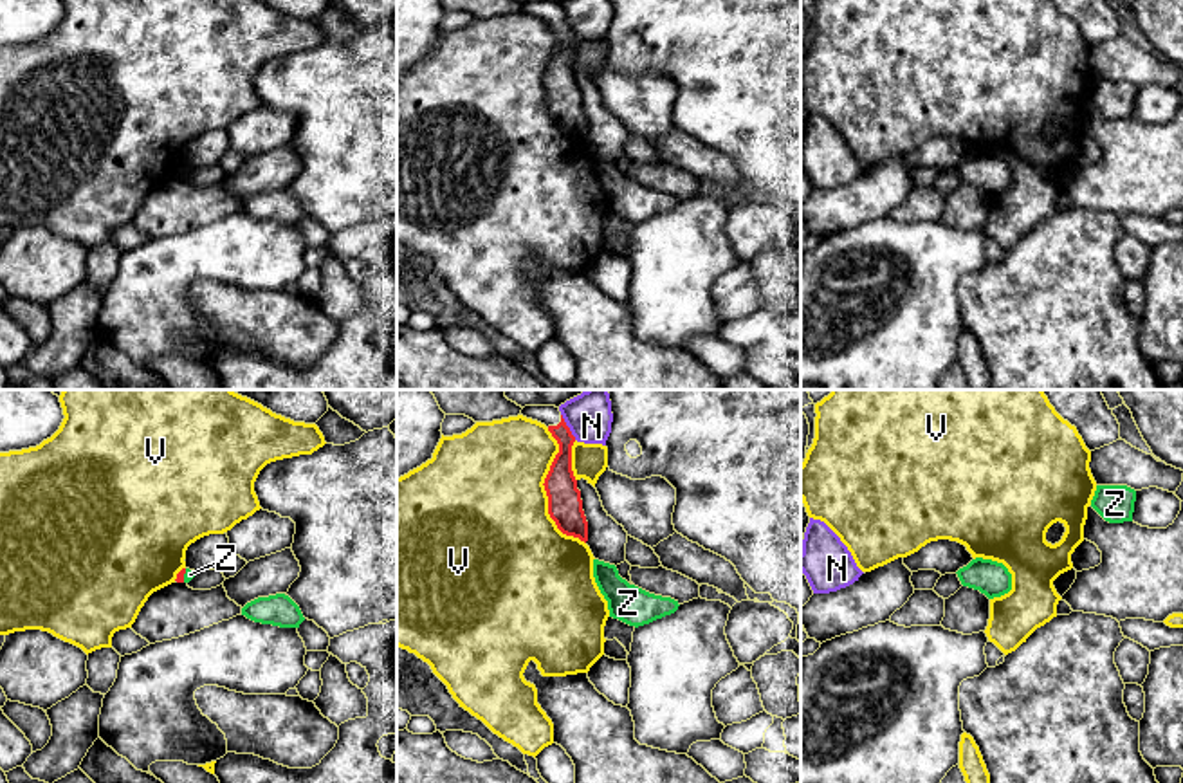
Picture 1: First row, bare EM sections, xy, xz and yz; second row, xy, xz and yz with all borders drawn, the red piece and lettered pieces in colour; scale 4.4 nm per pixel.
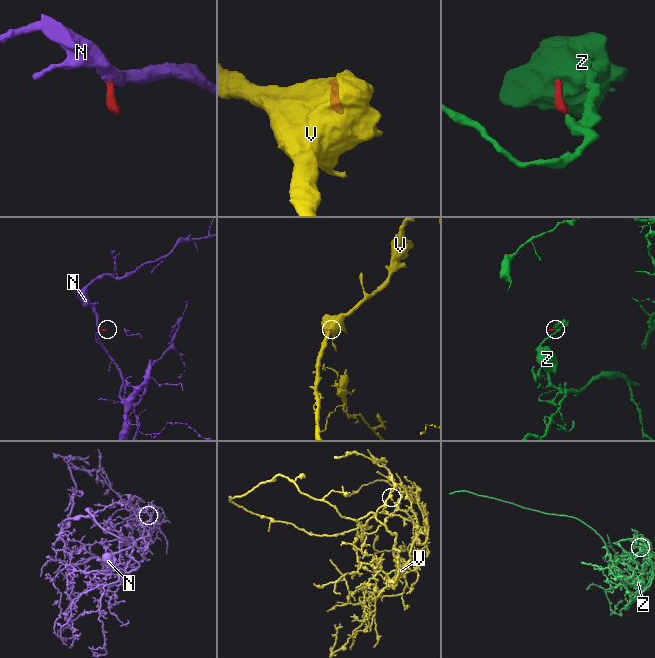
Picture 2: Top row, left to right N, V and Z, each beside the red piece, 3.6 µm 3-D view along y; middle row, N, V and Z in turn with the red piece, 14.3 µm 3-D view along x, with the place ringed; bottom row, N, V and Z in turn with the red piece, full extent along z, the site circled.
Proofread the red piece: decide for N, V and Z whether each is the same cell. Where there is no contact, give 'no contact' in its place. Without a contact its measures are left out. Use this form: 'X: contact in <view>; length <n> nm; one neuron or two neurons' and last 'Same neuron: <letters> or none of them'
N: contact in xz; length 140 nm; two neurons
V: contact in xz; length 550 nm; two neurons
Z: contact in xy; length 70 nm; two neurons
Same neuron: none of them

